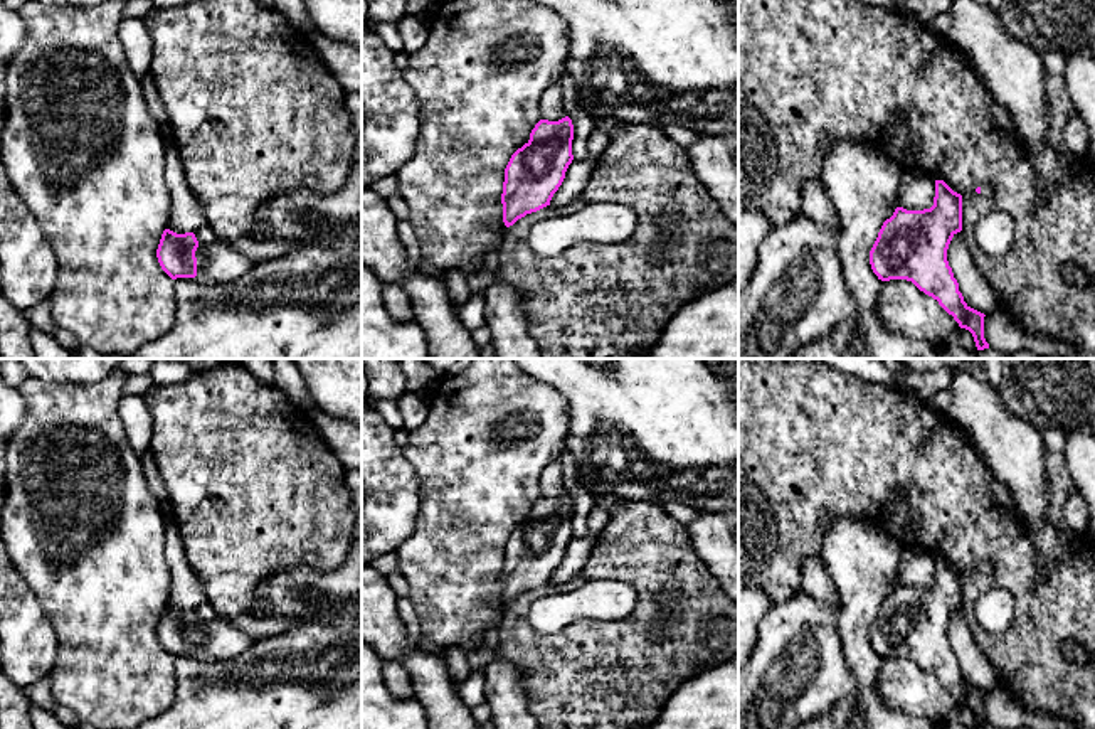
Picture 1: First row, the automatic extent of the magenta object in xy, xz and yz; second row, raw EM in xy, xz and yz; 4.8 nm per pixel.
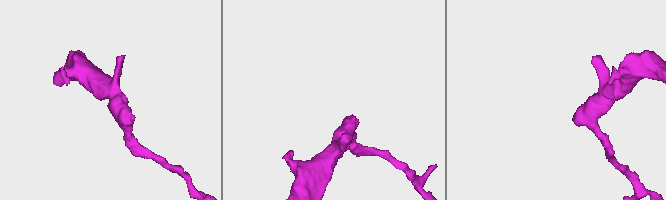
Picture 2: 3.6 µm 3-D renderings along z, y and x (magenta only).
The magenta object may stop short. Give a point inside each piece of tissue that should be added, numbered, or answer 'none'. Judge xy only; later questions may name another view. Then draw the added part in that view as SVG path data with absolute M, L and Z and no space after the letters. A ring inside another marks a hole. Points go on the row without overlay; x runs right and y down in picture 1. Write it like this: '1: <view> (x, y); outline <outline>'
1: xy (221, 638); outline M217 616L214 621L198 621L197 660L229 660L247 652L256 640L234 625L234 616Z

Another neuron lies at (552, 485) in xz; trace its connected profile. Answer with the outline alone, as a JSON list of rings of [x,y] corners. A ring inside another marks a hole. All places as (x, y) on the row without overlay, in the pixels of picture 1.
[[[558,460],[550,461],[540,473],[542,497],[558,498],[567,493],[563,471]]]

